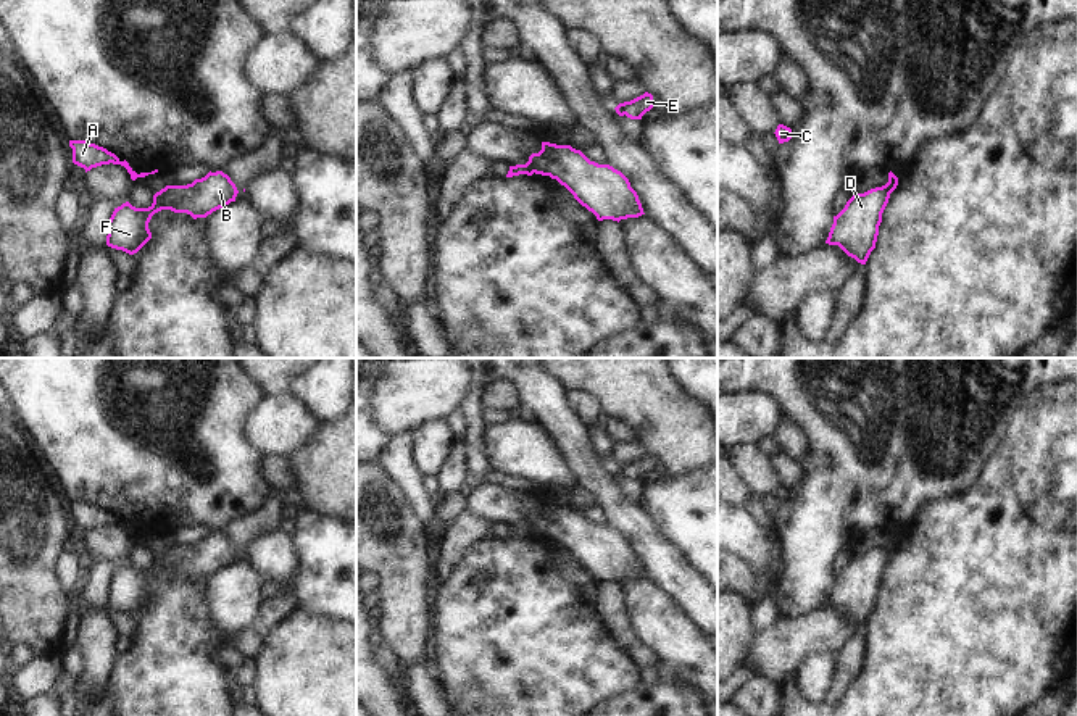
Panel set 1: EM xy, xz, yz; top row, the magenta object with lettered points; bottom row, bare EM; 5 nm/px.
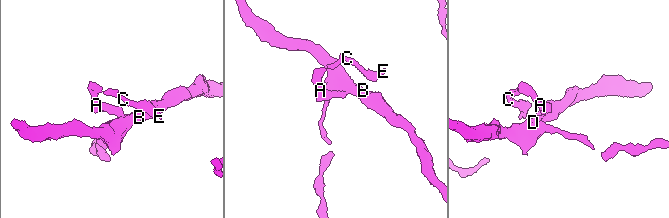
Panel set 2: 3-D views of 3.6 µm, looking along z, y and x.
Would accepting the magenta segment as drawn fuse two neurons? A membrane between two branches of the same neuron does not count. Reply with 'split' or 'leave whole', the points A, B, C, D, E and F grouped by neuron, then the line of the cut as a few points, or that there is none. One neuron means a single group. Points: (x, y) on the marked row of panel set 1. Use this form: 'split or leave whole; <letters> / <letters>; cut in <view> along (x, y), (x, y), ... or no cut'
split; A C E / B D F; cut in xz along (528, 162), (534, 171)

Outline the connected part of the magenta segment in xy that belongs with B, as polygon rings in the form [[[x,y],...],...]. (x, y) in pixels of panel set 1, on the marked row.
[[[222,171],[208,173],[187,185],[169,185],[153,195],[148,208],[135,208],[129,202],[114,208],[108,221],[106,245],[129,255],[137,253],[150,239],[148,223],[161,210],[187,213],[193,219],[235,202],[239,190]]]

